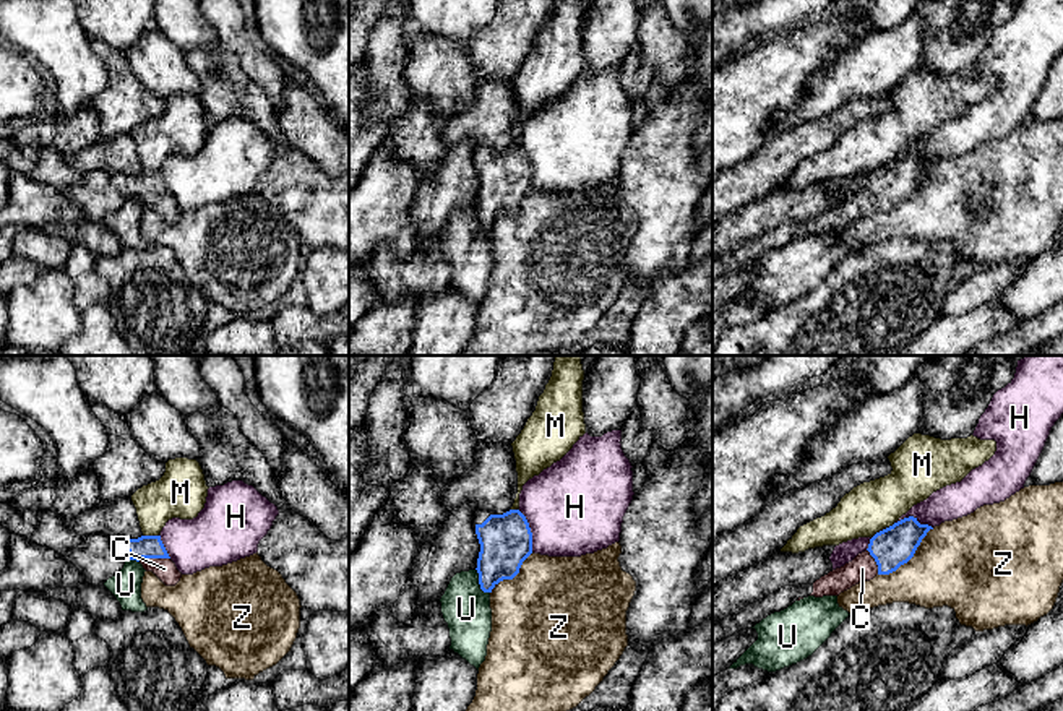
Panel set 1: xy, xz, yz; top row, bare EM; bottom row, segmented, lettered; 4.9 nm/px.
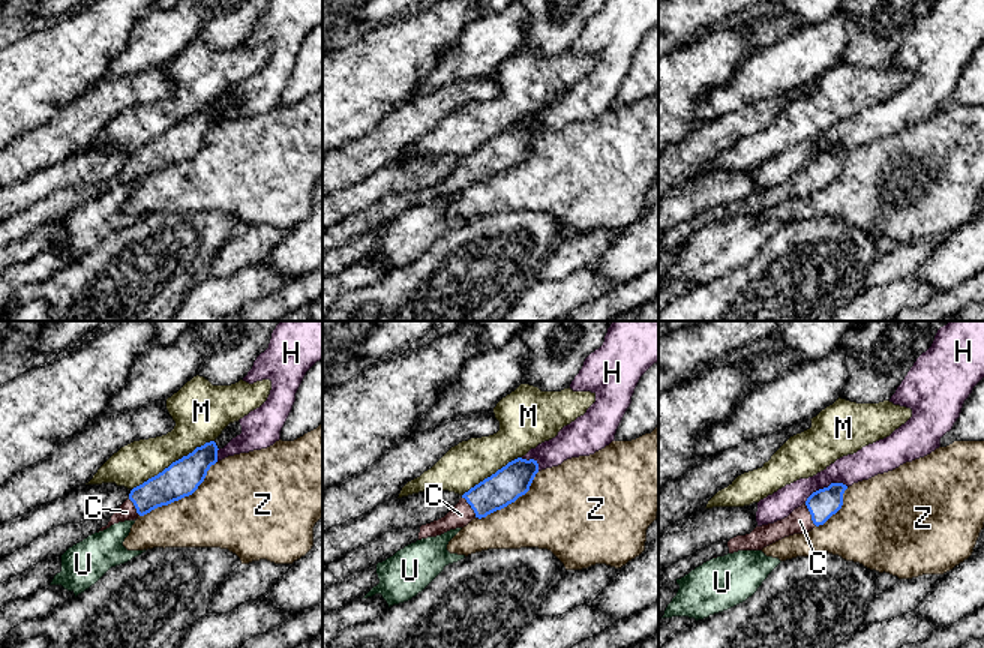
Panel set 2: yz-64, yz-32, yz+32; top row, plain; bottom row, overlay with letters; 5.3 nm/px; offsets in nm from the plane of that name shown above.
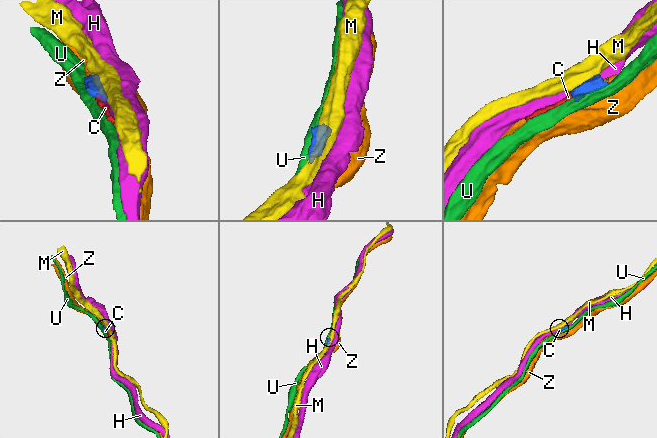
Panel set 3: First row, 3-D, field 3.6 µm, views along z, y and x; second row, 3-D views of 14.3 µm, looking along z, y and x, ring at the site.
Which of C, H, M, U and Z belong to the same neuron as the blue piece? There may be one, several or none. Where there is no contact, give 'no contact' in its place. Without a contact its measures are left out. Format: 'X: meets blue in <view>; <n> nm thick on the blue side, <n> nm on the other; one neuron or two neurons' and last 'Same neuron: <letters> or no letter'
C: meets blue in xy; 110 nm thick on the blue side, 110 nm on the other; one neuron
H: meets blue in xz; 260 nm thick on the blue side, 460 nm on the other; two neurons
M: meets blue in yz; 200 nm thick on the blue side, 260 nm on the other; two neurons
U: meets blue in xz; 260 nm thick on the blue side, 240 nm on the other; two neurons
Z: meets blue in yz; 200 nm thick on the blue side, 440 nm on the other; two neurons
Same neuron: C

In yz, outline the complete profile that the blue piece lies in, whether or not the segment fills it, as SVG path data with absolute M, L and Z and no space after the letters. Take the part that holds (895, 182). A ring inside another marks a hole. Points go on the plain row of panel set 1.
M909 153L876 169L865 188L816 216L810 232L839 232L859 219L873 216L876 211L896 208L914 193L930 166L933 164Z

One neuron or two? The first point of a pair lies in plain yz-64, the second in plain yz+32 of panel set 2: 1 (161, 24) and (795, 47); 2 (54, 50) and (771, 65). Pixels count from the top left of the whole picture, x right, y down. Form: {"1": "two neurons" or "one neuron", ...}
{"1": "one neuron", "2": "two neurons"}

